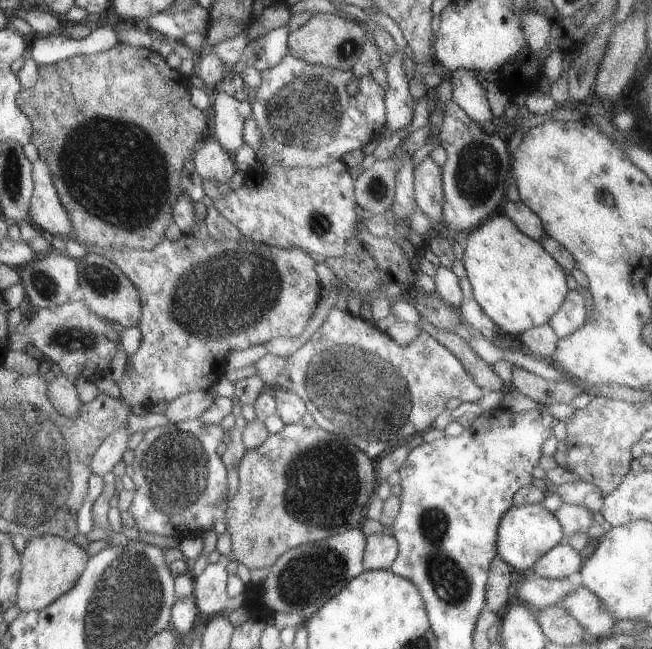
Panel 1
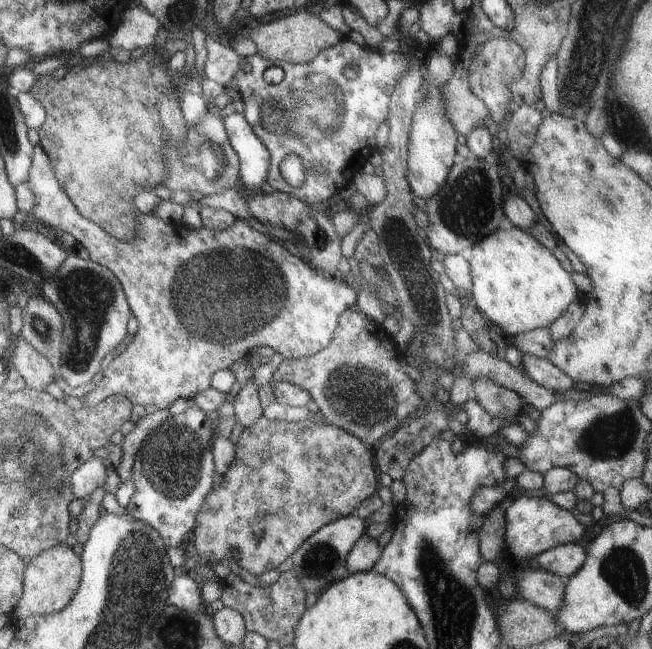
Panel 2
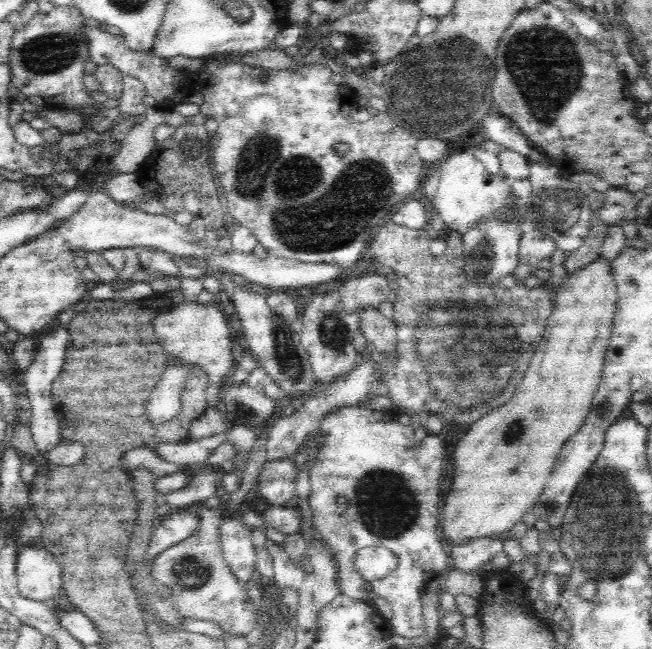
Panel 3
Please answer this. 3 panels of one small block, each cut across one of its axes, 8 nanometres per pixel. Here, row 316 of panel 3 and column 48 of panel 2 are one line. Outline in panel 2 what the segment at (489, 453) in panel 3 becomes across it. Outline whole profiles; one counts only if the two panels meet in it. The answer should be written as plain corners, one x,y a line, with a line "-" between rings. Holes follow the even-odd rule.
63,542
50,546
29,559
22,574
22,591
9,613
11,620
24,619
31,615
50,615
67,606
78,588
80,555
77,549

